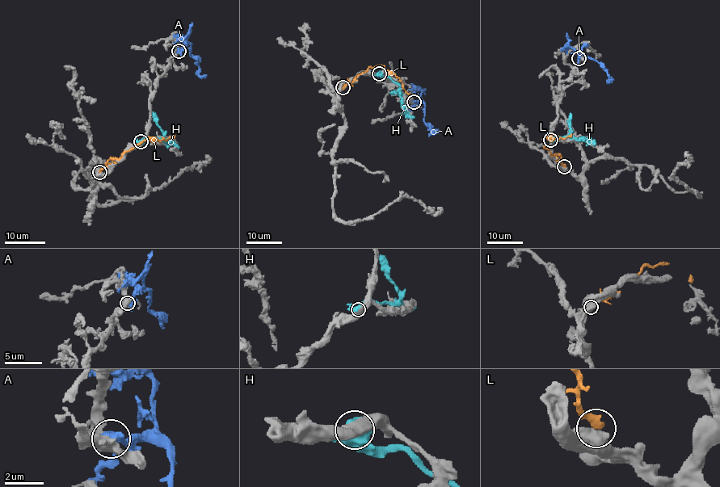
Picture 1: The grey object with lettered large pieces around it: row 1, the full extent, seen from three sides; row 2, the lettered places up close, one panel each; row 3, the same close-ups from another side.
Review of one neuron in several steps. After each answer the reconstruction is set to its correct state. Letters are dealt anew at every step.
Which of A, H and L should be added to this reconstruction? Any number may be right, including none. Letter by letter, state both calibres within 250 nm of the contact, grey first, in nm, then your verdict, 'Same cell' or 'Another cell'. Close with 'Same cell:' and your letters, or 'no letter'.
A: Thickness 600 nm (grey) against 360 nm. Another cell
H: Thickness 550 nm (grey) against 700 nm. Another cell
L: Thickness 750 nm (grey) against 440 nm. Another cell
Same cell: no letter

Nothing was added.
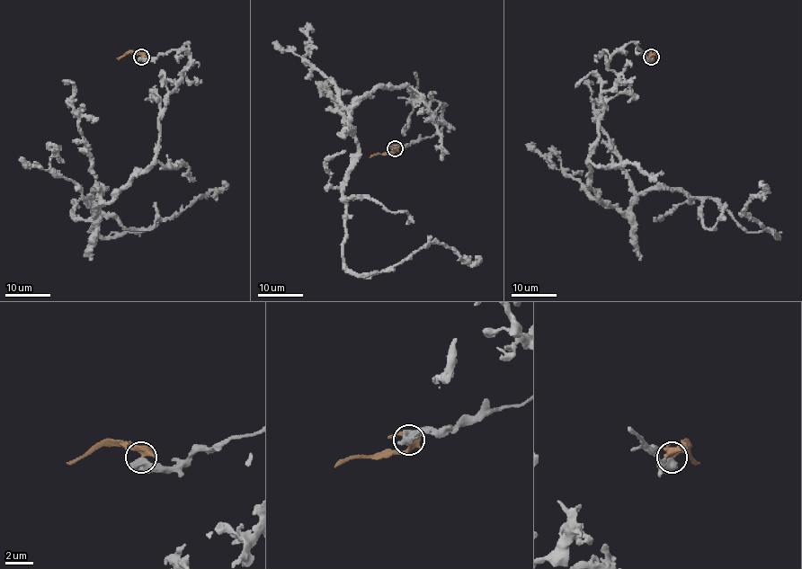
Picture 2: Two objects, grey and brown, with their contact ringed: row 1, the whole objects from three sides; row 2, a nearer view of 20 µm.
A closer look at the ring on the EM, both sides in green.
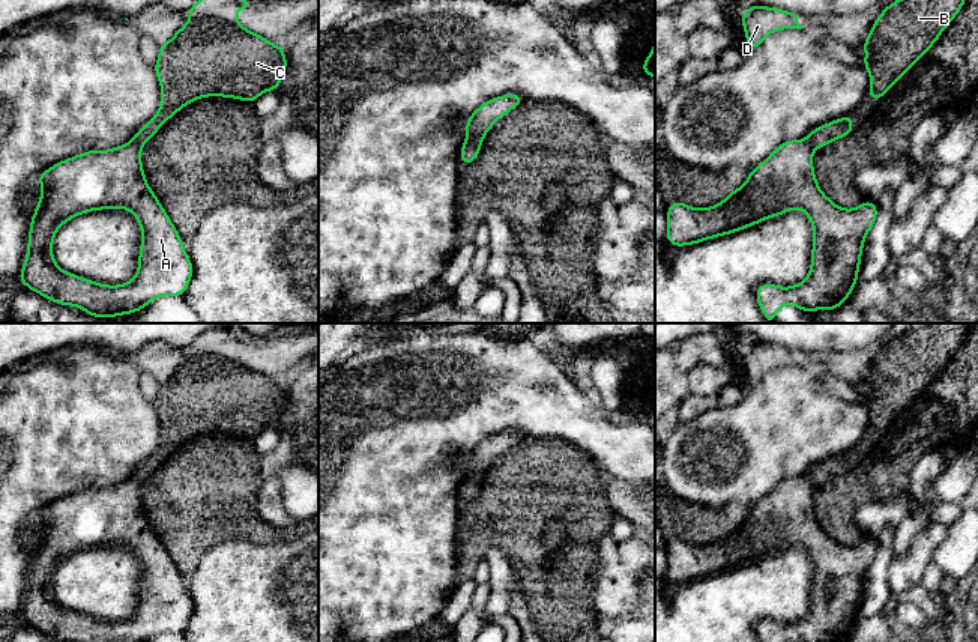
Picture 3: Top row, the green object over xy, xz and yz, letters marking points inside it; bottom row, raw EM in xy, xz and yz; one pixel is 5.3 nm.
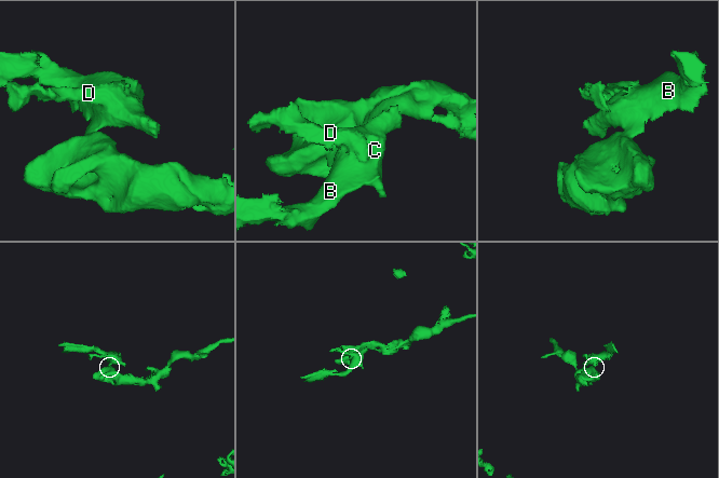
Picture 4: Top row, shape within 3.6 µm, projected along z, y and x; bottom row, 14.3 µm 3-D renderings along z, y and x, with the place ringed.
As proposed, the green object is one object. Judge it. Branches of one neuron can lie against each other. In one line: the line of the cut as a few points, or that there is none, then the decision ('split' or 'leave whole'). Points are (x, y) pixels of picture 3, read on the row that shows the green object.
cut in xz along (484, 134), (466, 140); split

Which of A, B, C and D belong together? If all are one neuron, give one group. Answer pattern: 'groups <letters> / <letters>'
groups A / B C D

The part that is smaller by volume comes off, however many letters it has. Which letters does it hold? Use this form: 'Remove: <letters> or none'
Remove: B, C, D

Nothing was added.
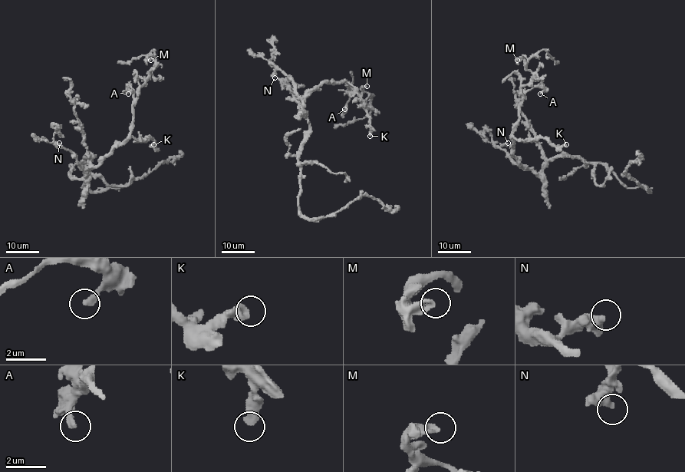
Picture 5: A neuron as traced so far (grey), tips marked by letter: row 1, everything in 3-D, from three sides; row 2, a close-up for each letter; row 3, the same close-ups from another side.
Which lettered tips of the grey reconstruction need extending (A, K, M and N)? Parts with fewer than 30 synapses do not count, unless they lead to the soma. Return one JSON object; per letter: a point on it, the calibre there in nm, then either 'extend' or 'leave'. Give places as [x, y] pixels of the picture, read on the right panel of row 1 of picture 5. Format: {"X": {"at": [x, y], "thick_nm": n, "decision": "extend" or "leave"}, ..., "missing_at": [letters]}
{"A": {"at": [540, 94], "thick_nm": 280, "decision": "leave"}, "K": {"at": [566, 144], "thick_nm": 500, "decision": "leave"}, "M": {"at": [517, 60], "thick_nm": 280, "decision": "leave"}, "N": {"at": [508, 143], "thick_nm": 320, "decision": "leave"}, "missing_at": []}

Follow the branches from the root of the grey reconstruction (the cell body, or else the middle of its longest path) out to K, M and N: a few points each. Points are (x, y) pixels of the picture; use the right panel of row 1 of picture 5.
K: (549, 161), (538, 173), (521, 166), (514, 155), (512, 137), (518, 140), (544, 138), (558, 147), (566, 144)
M: (549, 161), (536, 173), (514, 155), (512, 132), (521, 87), (532, 77), (527, 59), (517, 60)
N: (549, 161), (539, 172), (533, 173), (528, 168), (518, 165), (500, 147), (508, 143)

